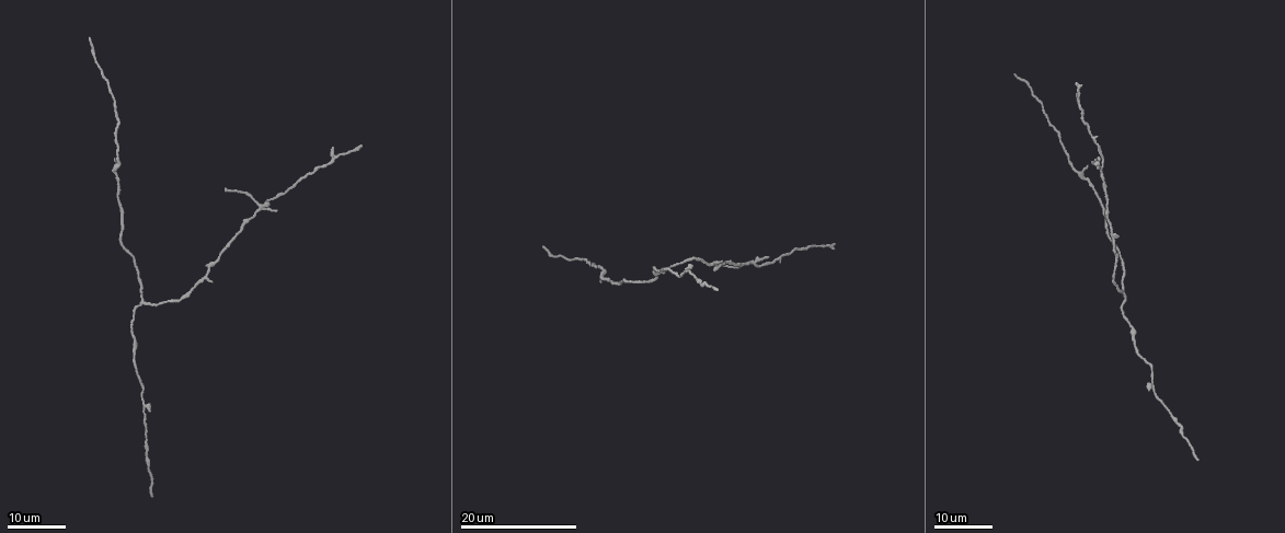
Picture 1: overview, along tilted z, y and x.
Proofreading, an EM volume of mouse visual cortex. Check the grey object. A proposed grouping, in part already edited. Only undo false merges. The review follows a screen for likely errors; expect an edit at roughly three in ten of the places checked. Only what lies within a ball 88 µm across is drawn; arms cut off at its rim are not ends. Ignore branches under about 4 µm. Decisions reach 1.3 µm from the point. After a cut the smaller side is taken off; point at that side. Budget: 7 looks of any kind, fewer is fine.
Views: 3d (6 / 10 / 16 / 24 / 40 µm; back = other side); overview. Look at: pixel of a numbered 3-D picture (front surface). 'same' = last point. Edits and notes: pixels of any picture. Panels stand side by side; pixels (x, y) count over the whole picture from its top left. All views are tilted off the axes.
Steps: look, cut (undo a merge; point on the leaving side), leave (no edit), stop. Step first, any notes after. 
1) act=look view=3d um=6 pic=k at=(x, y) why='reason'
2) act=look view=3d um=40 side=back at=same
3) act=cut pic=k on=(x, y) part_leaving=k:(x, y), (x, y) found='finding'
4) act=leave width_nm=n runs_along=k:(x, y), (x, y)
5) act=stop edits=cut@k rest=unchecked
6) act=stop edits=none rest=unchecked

act=look view=3d um=24 pic=1 at=(1124, 288) why='a fork'

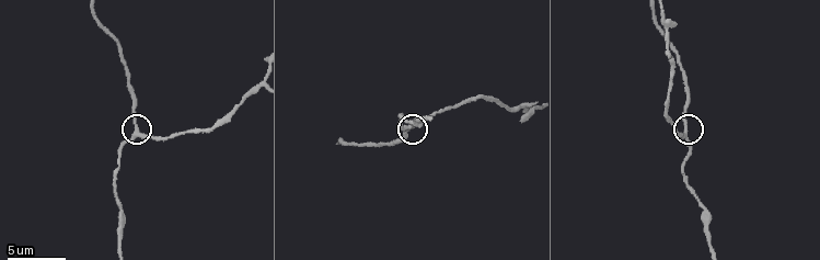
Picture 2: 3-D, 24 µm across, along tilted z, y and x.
act=look view=3d um=6 pic=2 at=(686, 130) why='closer look'

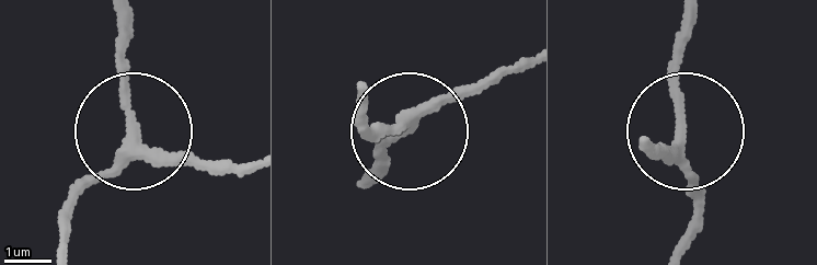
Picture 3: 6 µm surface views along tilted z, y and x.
act=leave found='all the same neuron'

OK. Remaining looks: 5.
act=look view=3d um=16 pic=1 at=(143, 413) why='narrows sharply'

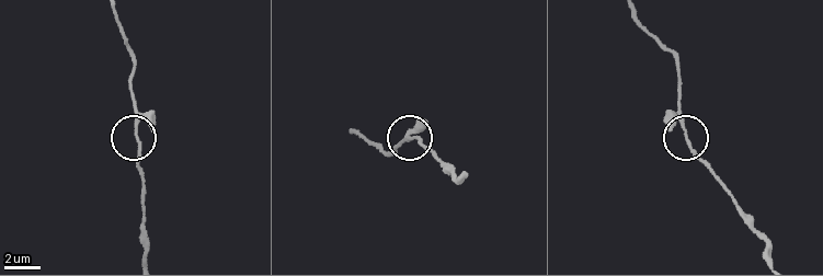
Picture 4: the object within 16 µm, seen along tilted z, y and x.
act=look view=3d um=10 pic=4 at=(138, 134)

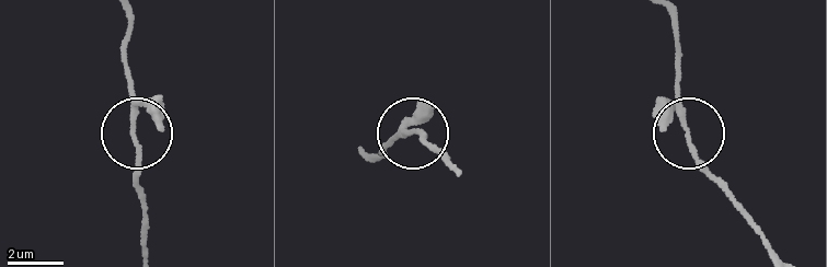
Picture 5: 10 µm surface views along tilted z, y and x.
act=leave runs_along=5:(670, 14), (679, 33), (679, 120), (689, 153), (720, 185) found='all the same neuron'

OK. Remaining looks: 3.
act=look view=3d um=24 pic=1 at=(811, 246)

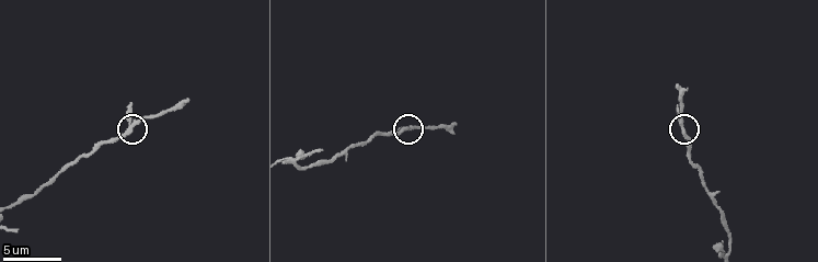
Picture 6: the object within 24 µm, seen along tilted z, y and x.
act=look view=3d um=10 pic=6 at=(408, 127)

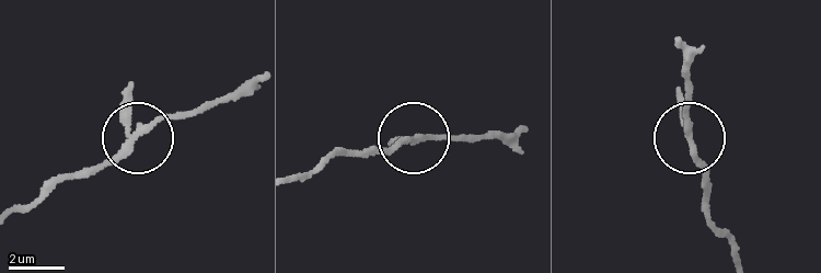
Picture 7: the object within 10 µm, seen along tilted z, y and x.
act=look view=3d um=6 pic=7 at=(137, 136) why='zoom in'

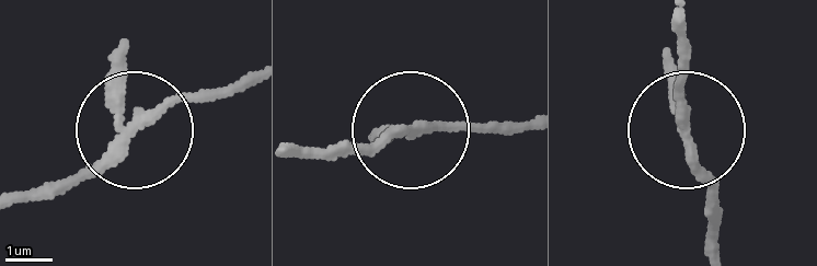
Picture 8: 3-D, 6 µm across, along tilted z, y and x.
act=leave runs_along=8:(301, 152), (375, 150), (453, 127), (504, 137) found='continuous, no second neuron'

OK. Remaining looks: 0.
act=stop edits=none rest=unchecked

